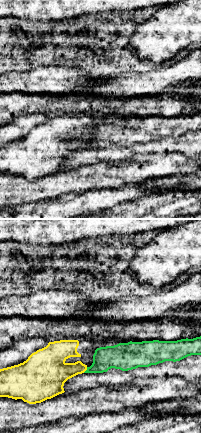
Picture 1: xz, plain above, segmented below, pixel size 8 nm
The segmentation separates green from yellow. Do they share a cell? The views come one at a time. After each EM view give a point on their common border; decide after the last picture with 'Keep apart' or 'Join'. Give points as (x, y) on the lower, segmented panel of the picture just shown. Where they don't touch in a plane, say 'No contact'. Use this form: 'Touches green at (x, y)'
Touches green at (86, 370)

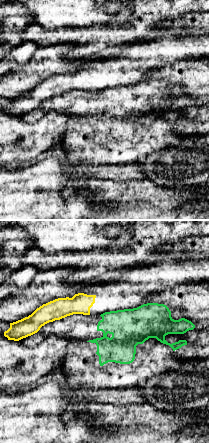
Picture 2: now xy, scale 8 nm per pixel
No contact

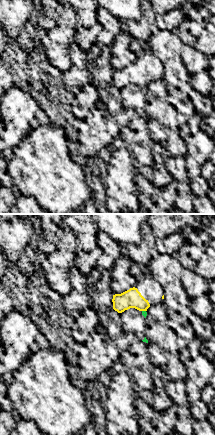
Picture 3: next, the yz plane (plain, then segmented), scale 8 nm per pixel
Touches green at (144, 311)

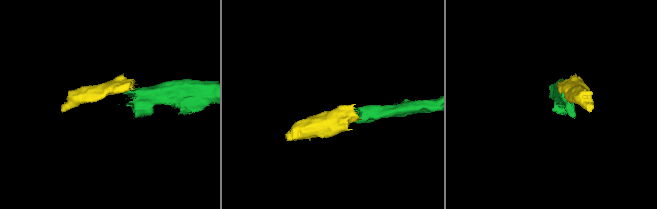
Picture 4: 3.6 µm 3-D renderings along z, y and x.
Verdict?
Keep apart

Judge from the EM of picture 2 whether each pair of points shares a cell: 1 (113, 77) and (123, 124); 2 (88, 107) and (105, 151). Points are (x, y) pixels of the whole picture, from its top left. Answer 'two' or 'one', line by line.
1: two
2: one

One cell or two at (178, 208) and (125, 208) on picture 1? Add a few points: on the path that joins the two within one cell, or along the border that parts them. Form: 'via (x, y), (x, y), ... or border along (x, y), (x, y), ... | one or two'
via (165, 208), (138, 208) | one

